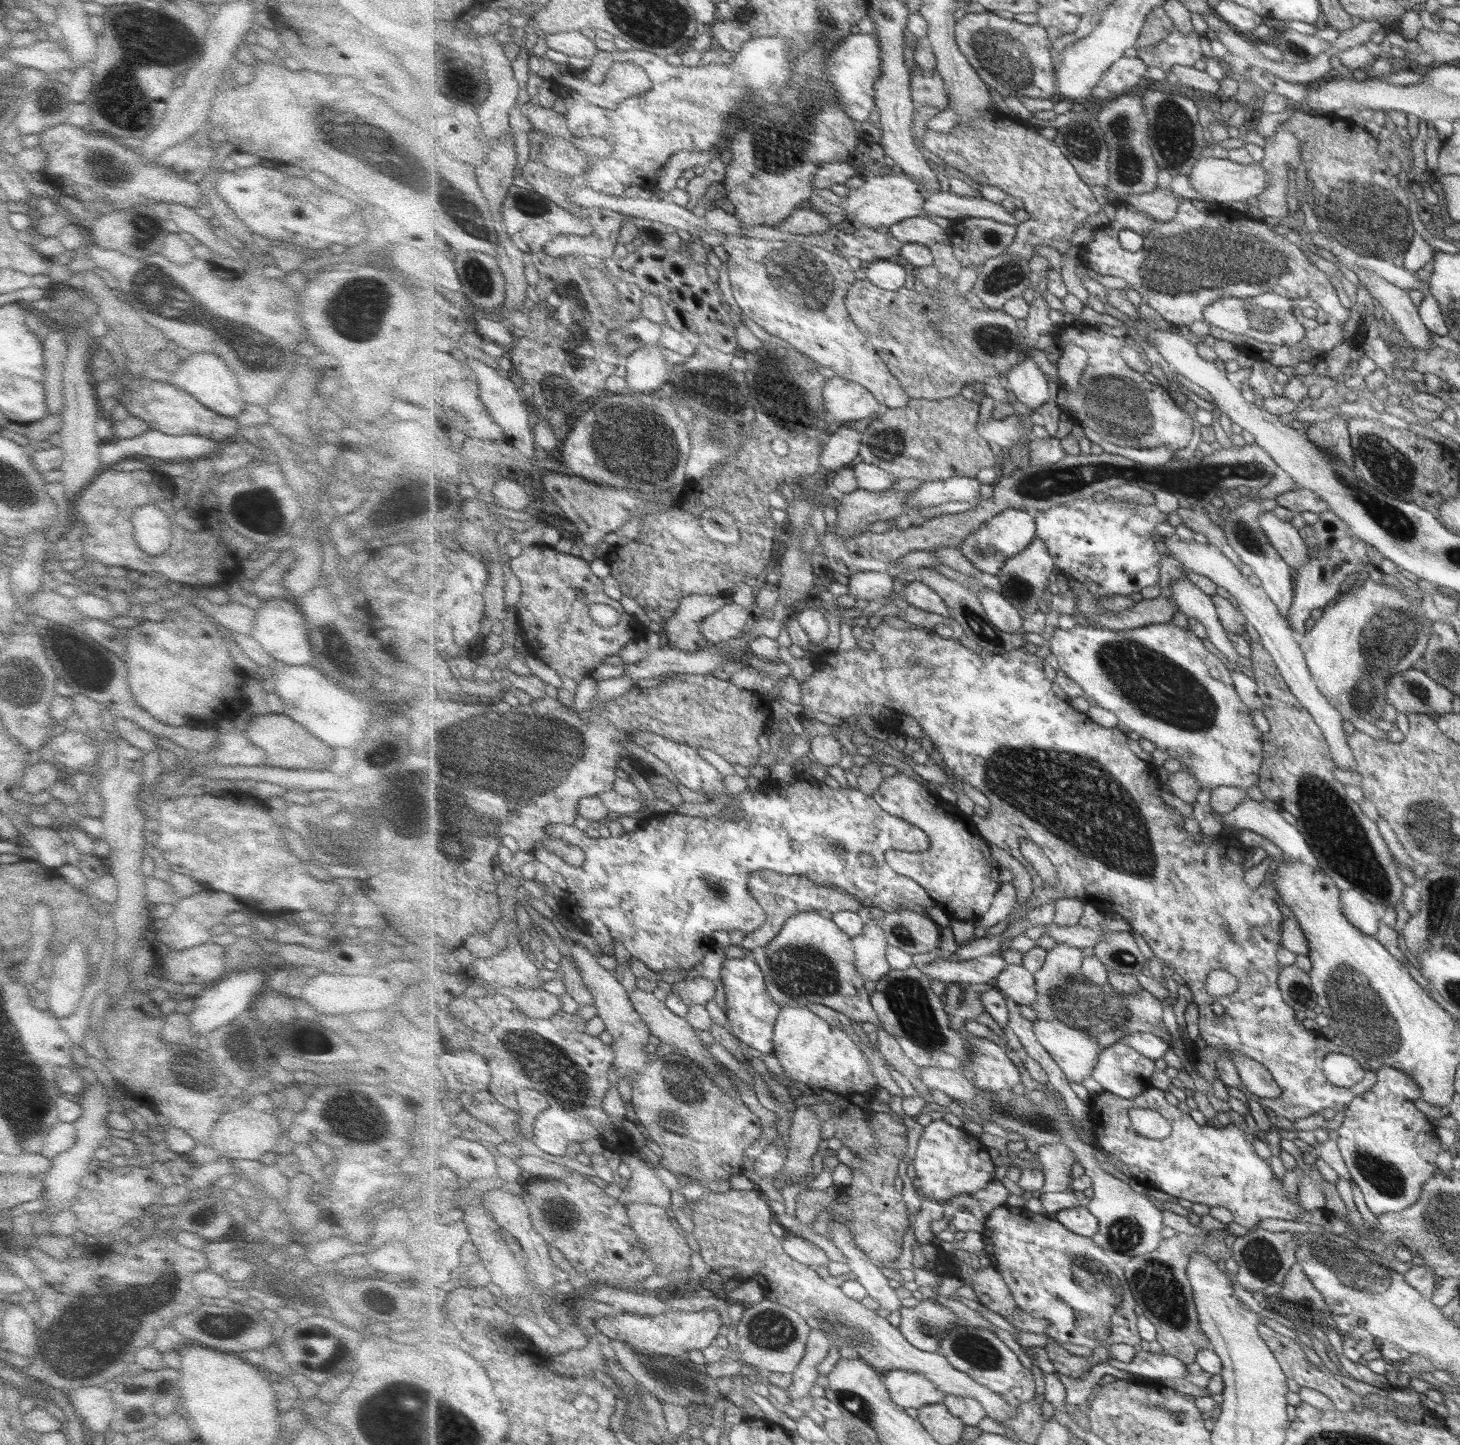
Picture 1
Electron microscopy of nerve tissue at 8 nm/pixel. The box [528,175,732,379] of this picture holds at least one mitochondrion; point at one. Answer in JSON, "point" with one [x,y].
{"point":[627,338]}

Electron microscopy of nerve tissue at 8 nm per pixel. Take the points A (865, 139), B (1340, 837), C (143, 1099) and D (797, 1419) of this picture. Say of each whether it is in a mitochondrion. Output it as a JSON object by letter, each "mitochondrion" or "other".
{"A":"other","B":"mitochondrion","C":"other","D":"other"}

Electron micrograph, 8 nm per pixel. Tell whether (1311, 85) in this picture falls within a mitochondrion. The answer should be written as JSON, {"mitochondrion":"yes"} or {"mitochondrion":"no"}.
{"mitochondrion":"no"}

